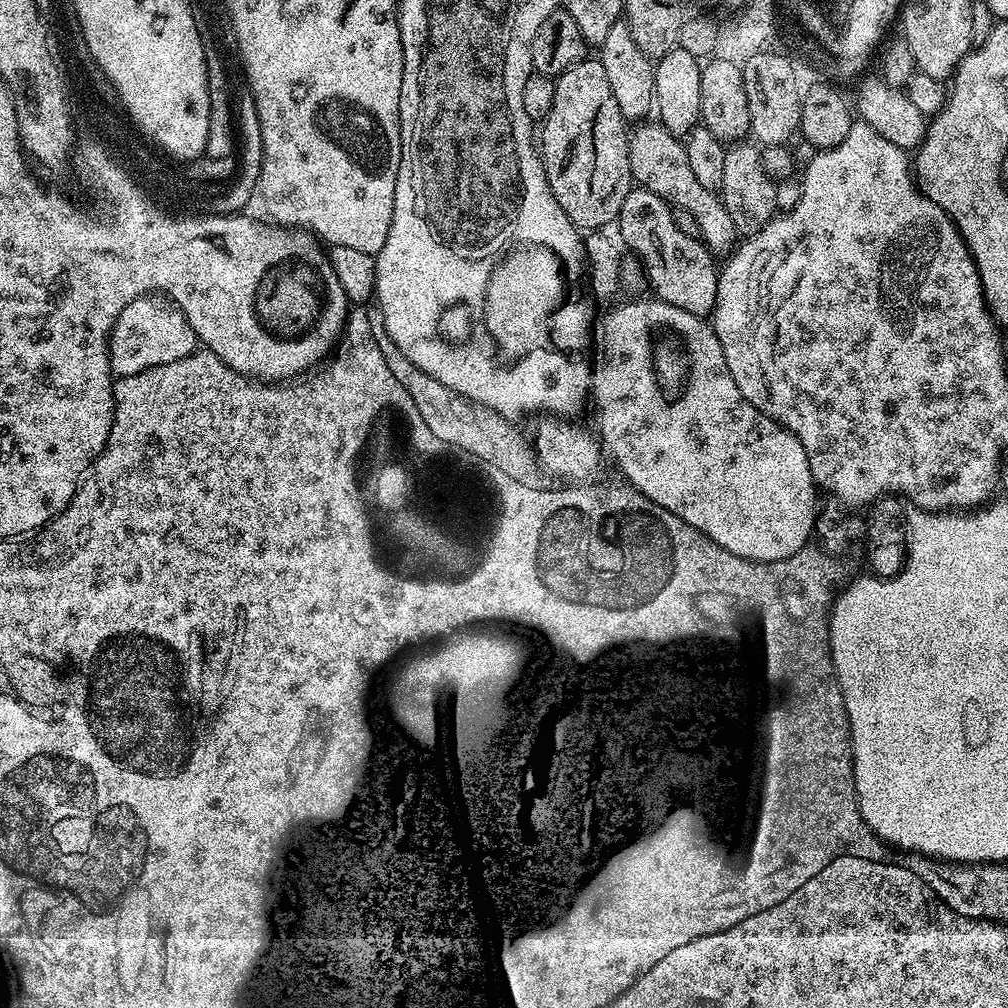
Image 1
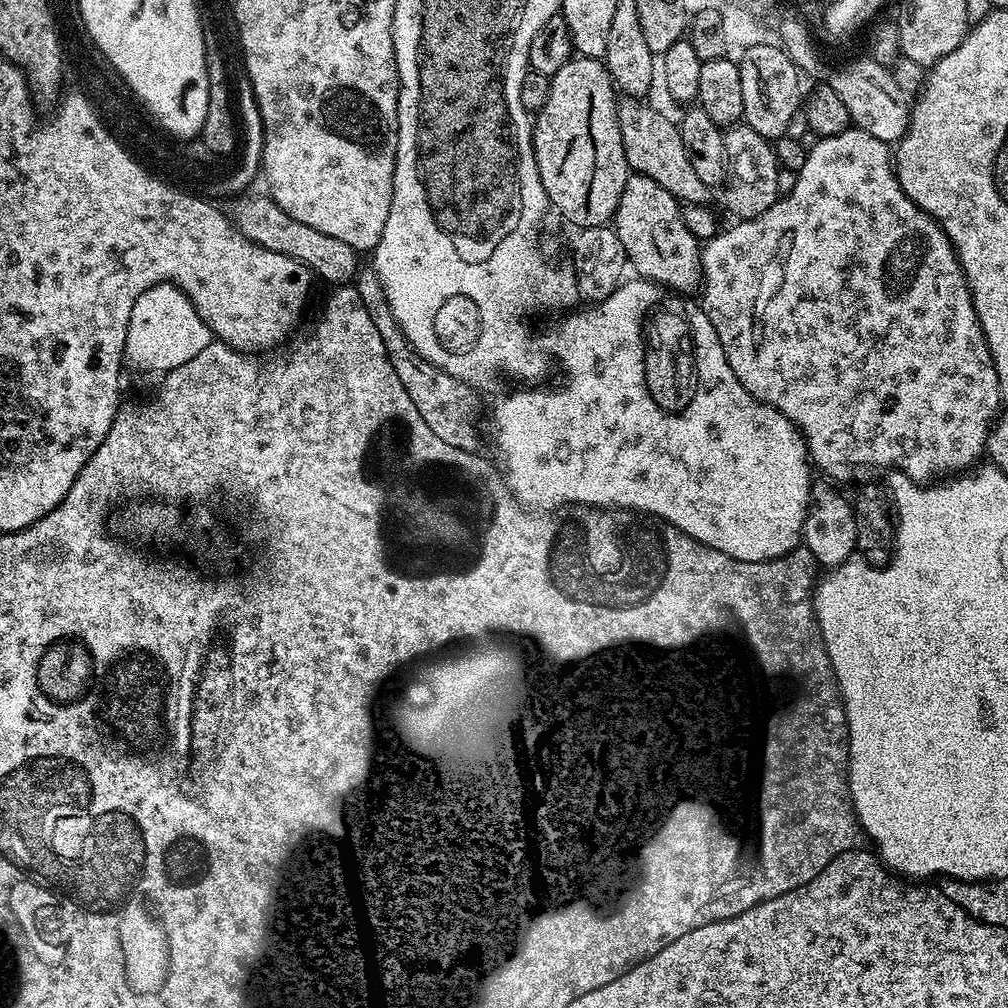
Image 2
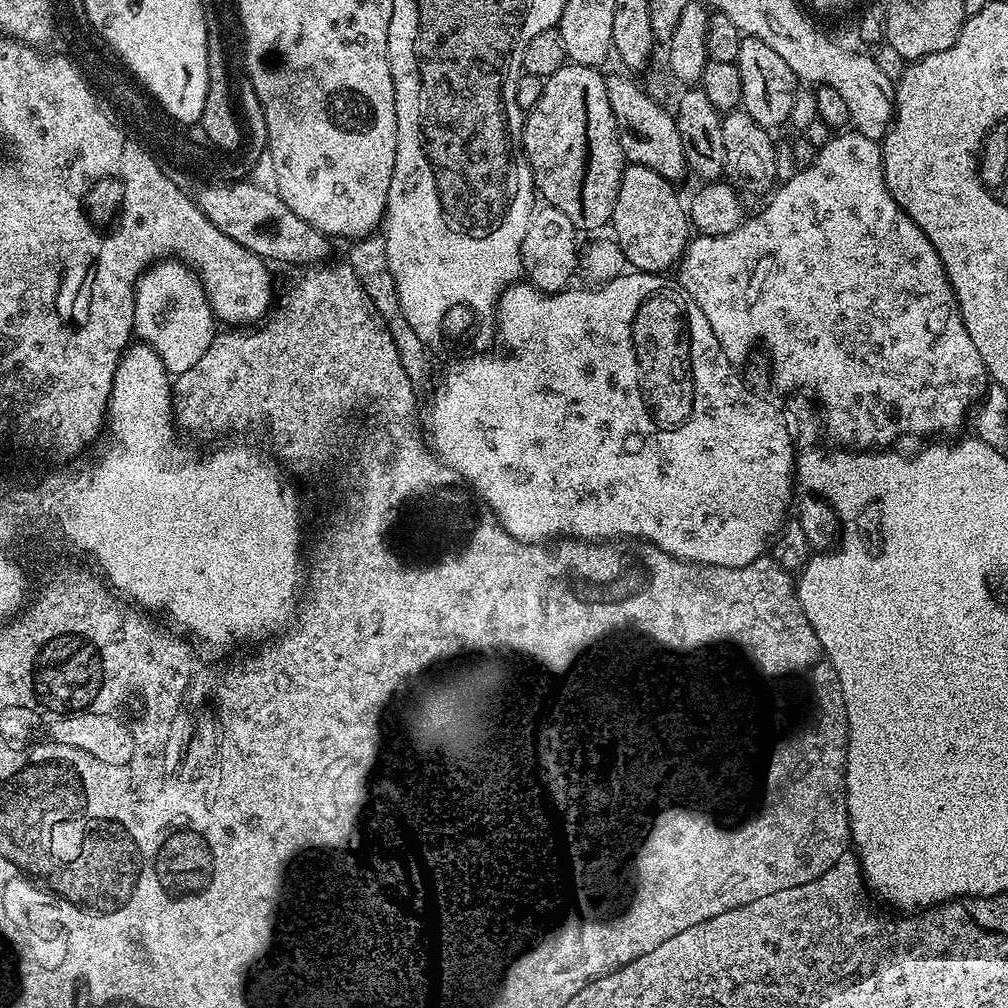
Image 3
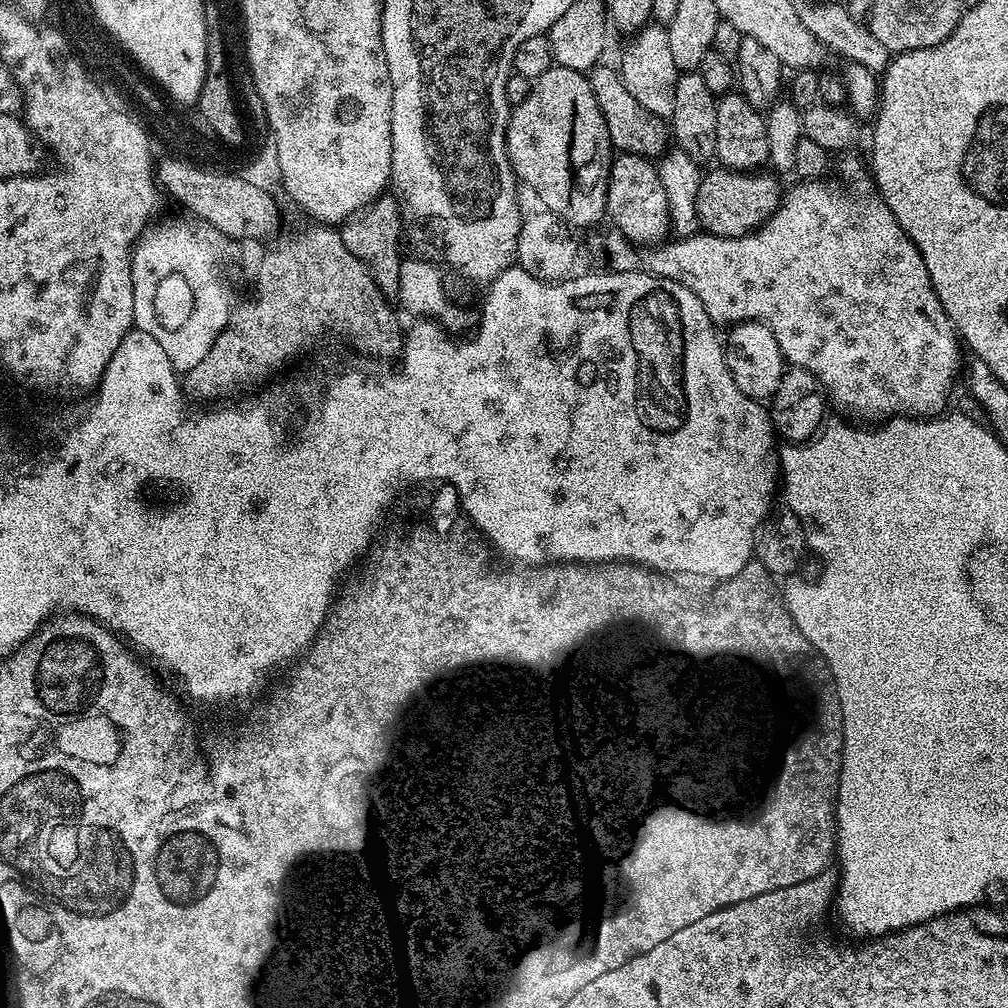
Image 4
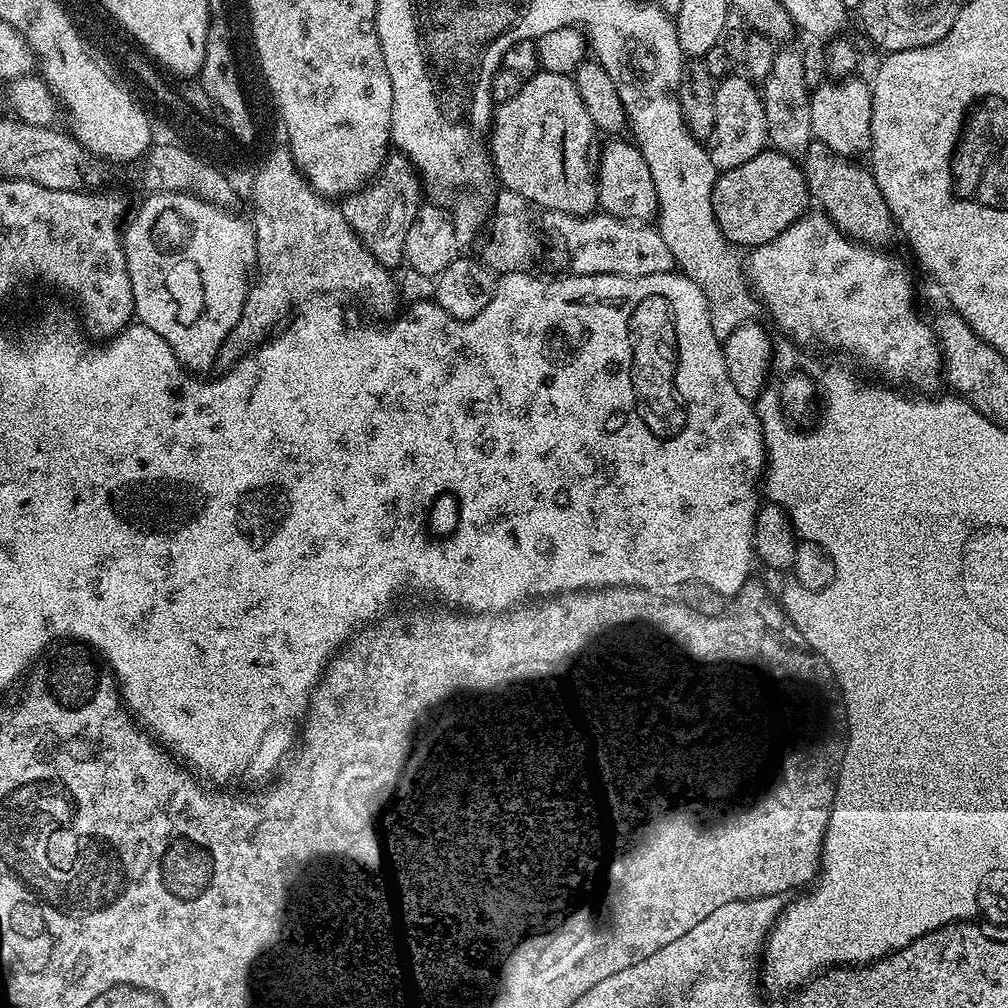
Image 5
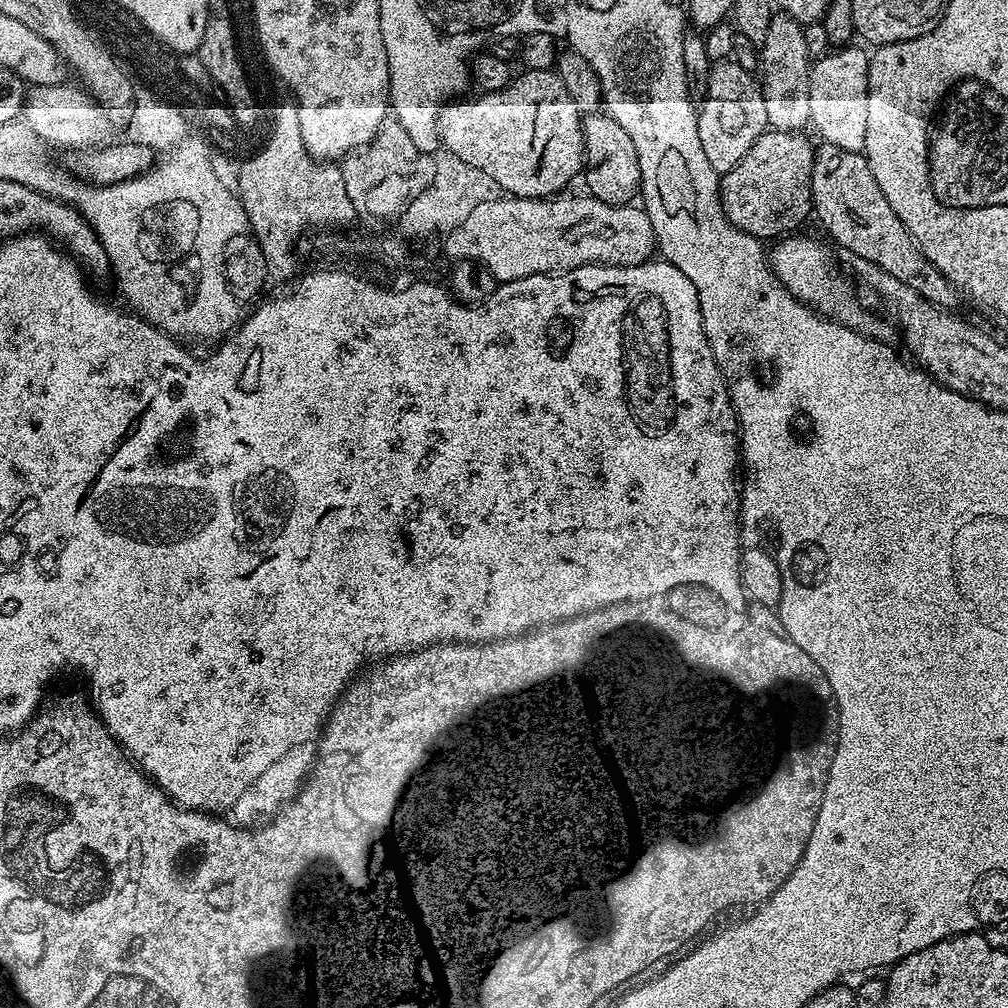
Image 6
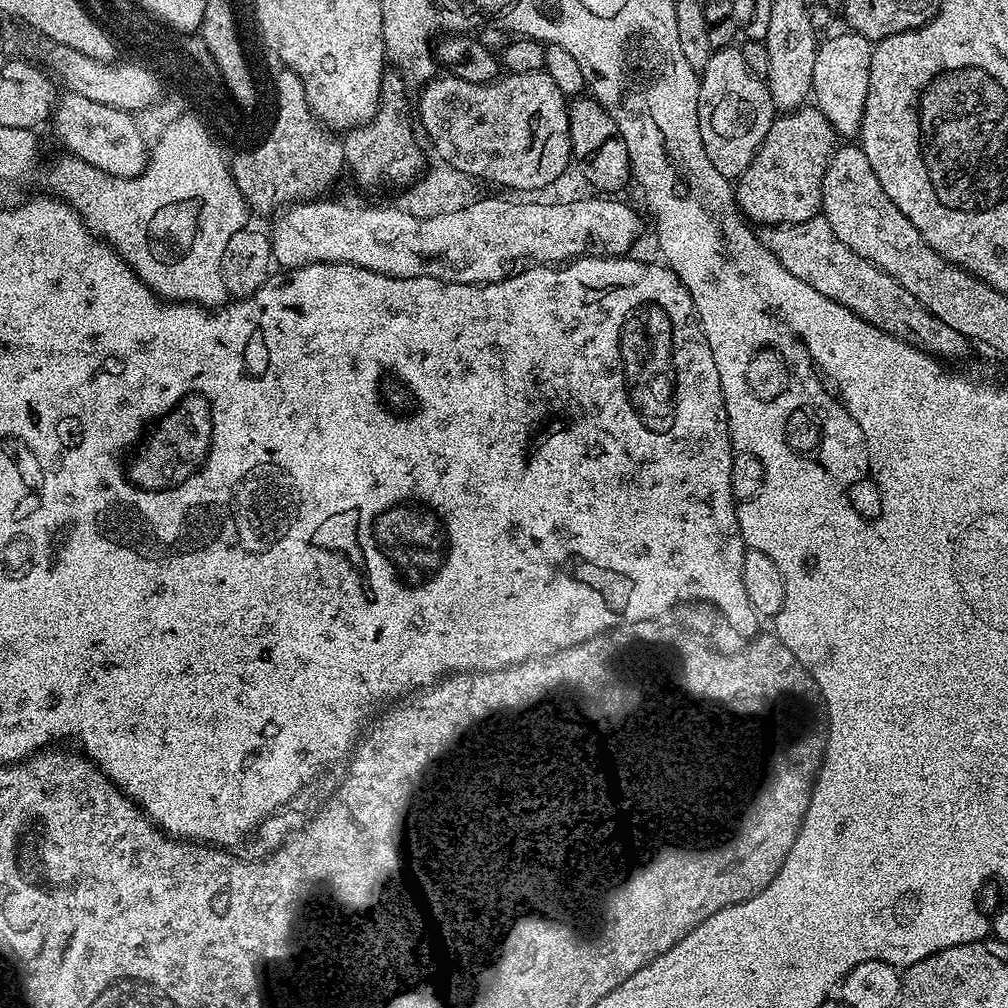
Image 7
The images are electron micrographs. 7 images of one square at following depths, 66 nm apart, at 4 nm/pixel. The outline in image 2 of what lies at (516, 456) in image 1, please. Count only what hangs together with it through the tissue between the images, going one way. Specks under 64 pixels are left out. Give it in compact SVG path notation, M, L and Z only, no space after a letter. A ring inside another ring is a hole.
M362 268L357 271L354 281L356 292L363 300L363 305L370 311L370 318L378 329L386 347L387 357L394 368L395 374L401 379L411 402L417 407L419 414L425 419L426 426L429 426L442 442L450 446L471 451L478 440L476 430L476 408L478 402L473 392L473 387L463 380L458 380L452 375L446 374L432 363L426 362L409 344L409 340L403 334L401 327L386 302L385 292L382 290L380 279L377 278L375 269Z

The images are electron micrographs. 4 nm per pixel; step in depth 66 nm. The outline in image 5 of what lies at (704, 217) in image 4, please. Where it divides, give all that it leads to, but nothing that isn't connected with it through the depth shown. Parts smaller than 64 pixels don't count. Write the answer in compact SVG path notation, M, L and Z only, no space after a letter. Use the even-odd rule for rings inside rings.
M766 148L752 159L721 171L712 187L712 210L719 227L724 224L790 225L810 202L803 169L791 155Z

